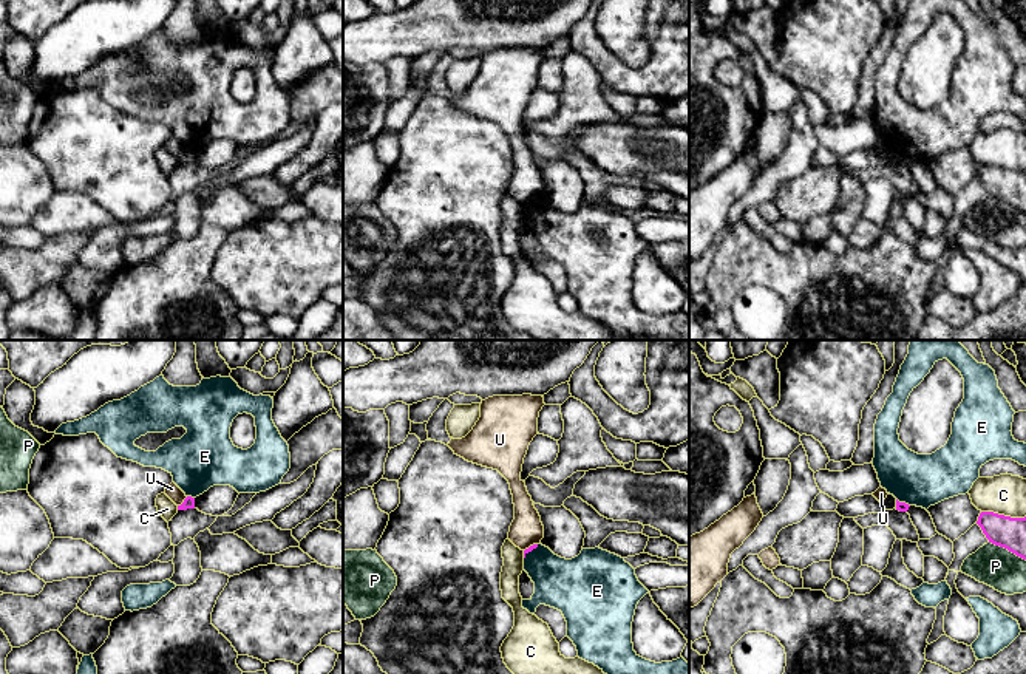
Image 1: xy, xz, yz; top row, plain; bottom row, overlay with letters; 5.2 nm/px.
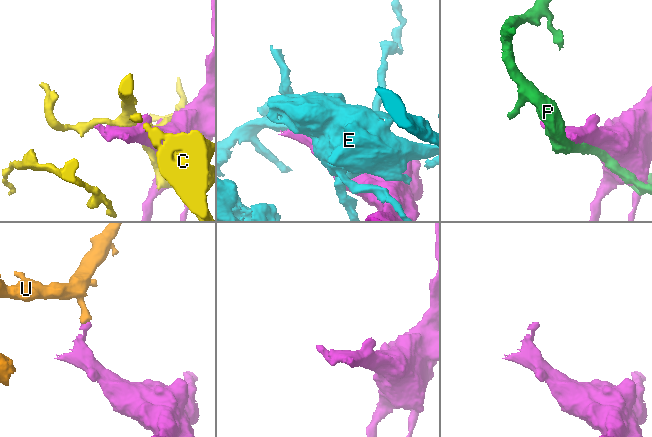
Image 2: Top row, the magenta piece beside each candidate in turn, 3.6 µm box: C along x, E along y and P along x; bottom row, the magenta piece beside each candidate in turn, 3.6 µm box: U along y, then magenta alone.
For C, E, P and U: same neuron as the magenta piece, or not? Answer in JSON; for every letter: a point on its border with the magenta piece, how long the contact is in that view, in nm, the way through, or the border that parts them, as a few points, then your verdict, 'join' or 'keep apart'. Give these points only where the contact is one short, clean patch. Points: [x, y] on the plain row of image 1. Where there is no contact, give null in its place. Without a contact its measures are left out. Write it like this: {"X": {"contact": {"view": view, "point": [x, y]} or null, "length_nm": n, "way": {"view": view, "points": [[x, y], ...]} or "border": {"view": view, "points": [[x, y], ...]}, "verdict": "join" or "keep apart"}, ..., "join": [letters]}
{"C": {"contact": {"view": "yz", "point": [1003, 169]}, "length_nm": 240, "verdict": "keep apart"}, "E": {"contact": {"view": "xy", "point": [190, 150]}, "length_nm": 40, "verdict": "keep apart"}, "P": {"contact": {"view": "yz", "point": [1008, 203]}, "length_nm": 220, "verdict": "keep apart"}, "U": {"contact": {"view": "xy", "point": [184, 155]}, "length_nm": 80, "border": {"view": "xy", "points": [[187, 150], [178, 159]]}, "verdict": "keep apart"}, "join": []}

